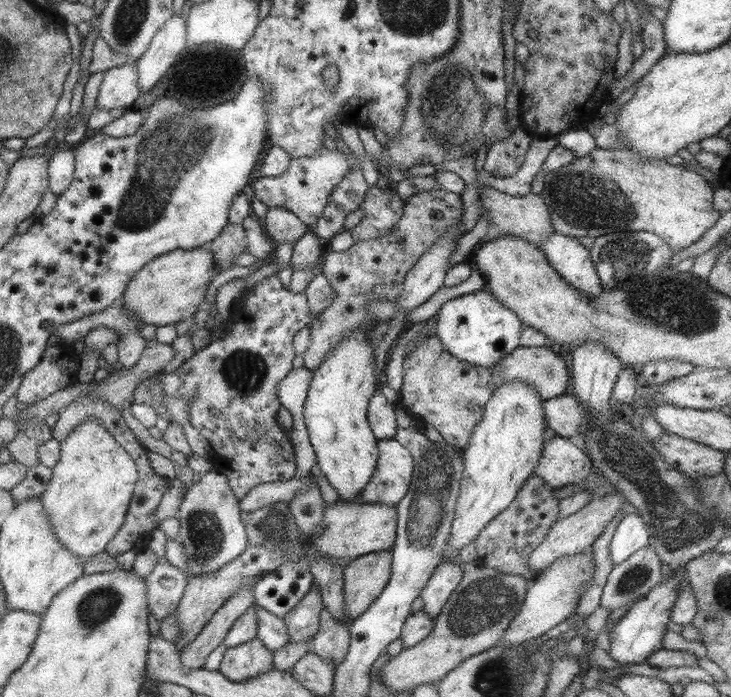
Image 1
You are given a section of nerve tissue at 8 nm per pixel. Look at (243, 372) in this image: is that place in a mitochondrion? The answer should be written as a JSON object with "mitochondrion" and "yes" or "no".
{"mitochondrion":"yes"}

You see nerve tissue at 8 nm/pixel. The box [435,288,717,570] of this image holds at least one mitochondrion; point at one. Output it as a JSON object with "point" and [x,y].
{"point":[675,527]}

